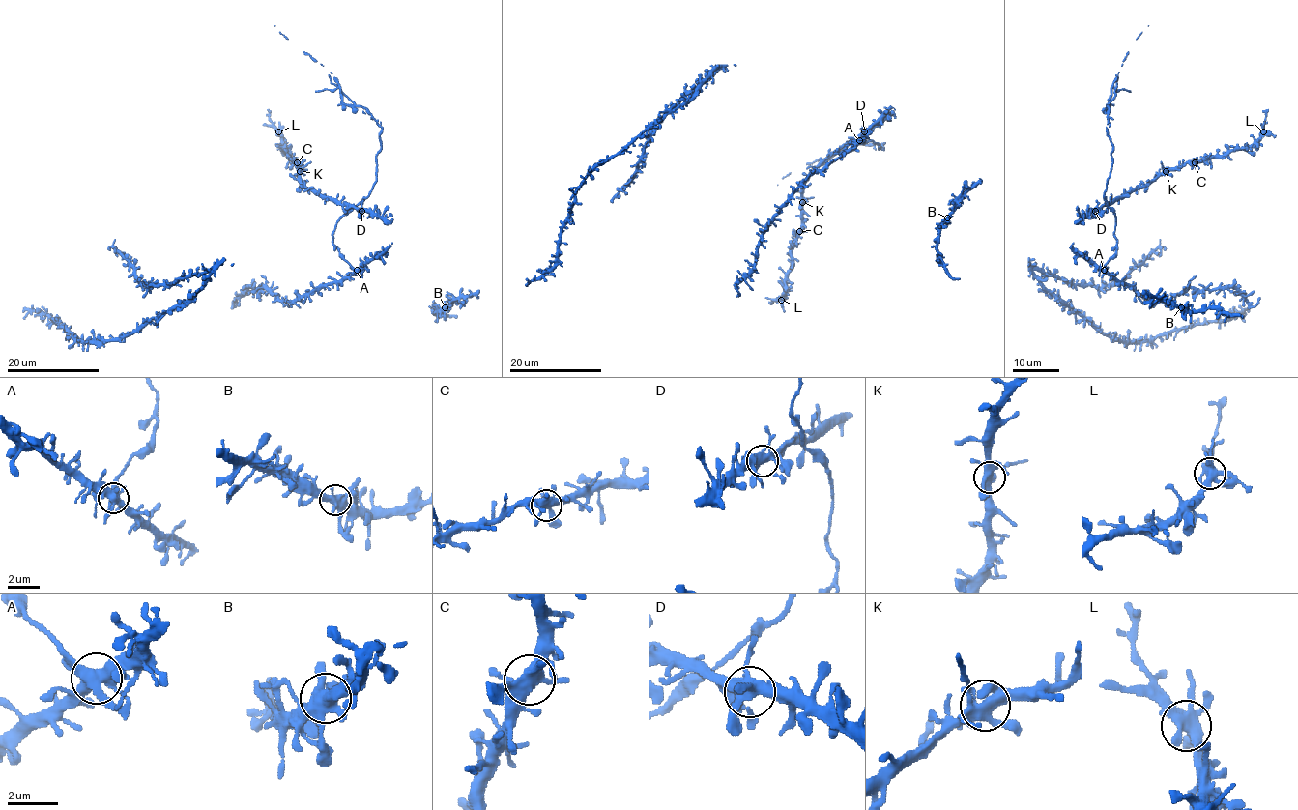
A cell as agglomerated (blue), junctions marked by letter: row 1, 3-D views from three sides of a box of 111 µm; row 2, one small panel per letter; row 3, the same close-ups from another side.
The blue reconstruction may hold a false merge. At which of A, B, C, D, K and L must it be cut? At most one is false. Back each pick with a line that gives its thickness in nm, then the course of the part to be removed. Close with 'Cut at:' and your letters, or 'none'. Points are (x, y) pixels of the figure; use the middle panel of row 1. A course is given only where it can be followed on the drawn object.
A: calibre 480 nm
Cut at: A

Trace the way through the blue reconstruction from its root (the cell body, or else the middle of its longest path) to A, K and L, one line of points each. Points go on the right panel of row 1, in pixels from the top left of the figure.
A: (1183, 291), (1190, 288), (1177, 292), (1170, 300), (1148, 301), (1105, 271)
K: (1183, 291), (1190, 288), (1170, 300), (1148, 301), (1106, 271), (1117, 239), (1115, 214), (1105, 205), (1166, 171)
L: (1183, 291), (1148, 301), (1106, 271), (1117, 239), (1105, 205), (1187, 162), (1250, 147), (1263, 131)

